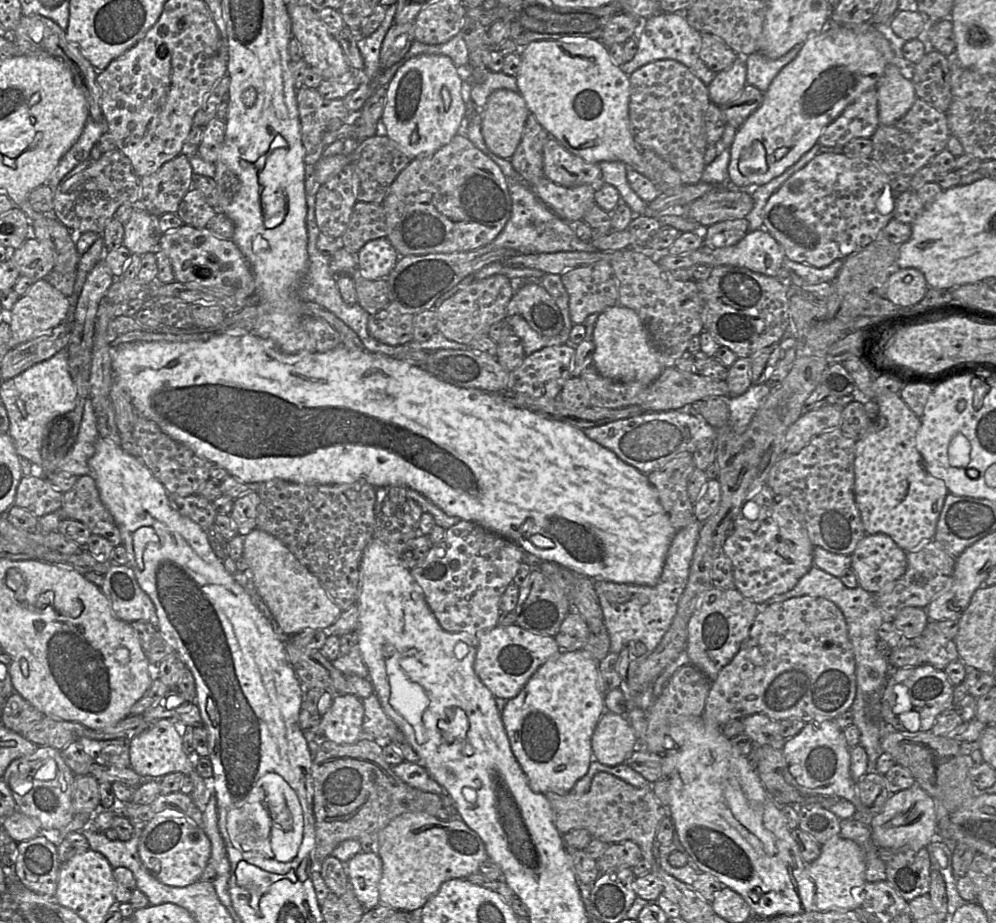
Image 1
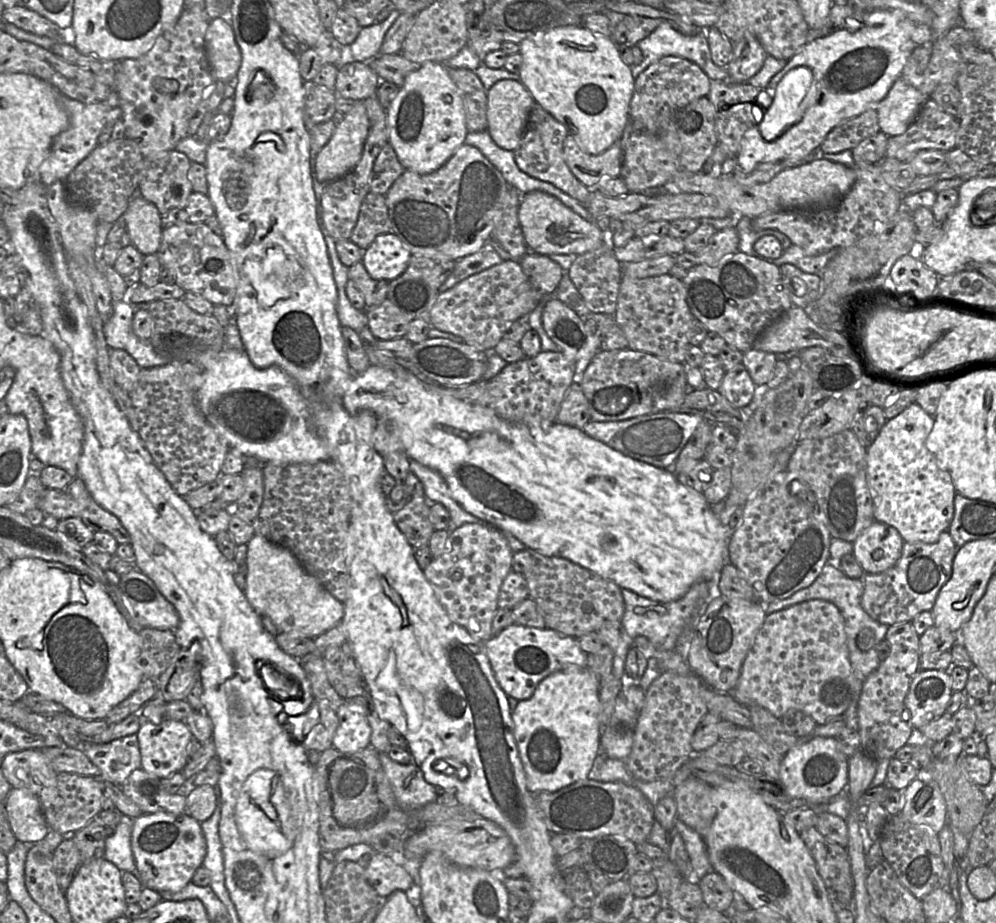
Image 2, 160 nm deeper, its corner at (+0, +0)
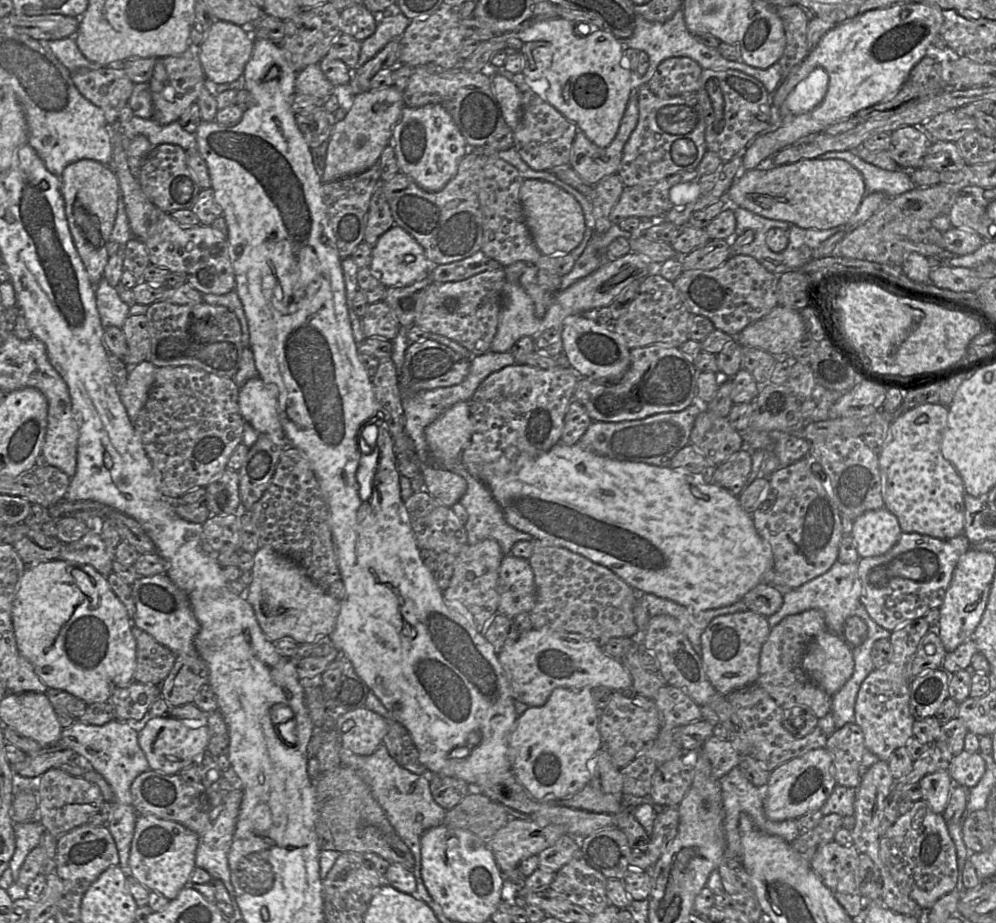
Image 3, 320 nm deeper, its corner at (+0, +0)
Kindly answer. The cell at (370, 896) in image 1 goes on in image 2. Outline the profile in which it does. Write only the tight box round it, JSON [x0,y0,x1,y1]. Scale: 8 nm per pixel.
[365,853,413,898]

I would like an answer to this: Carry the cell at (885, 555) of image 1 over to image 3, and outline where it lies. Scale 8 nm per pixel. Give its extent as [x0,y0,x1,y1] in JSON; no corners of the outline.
[851,507,901,558]

